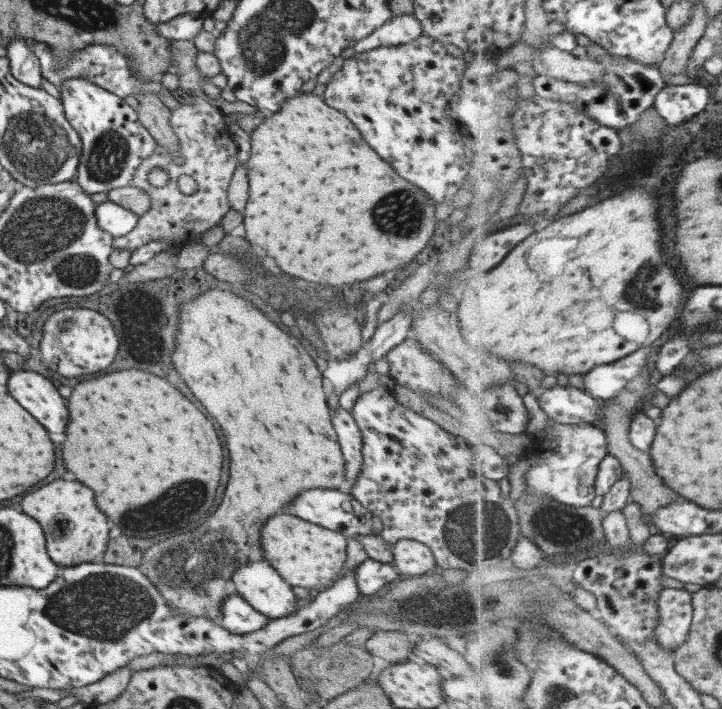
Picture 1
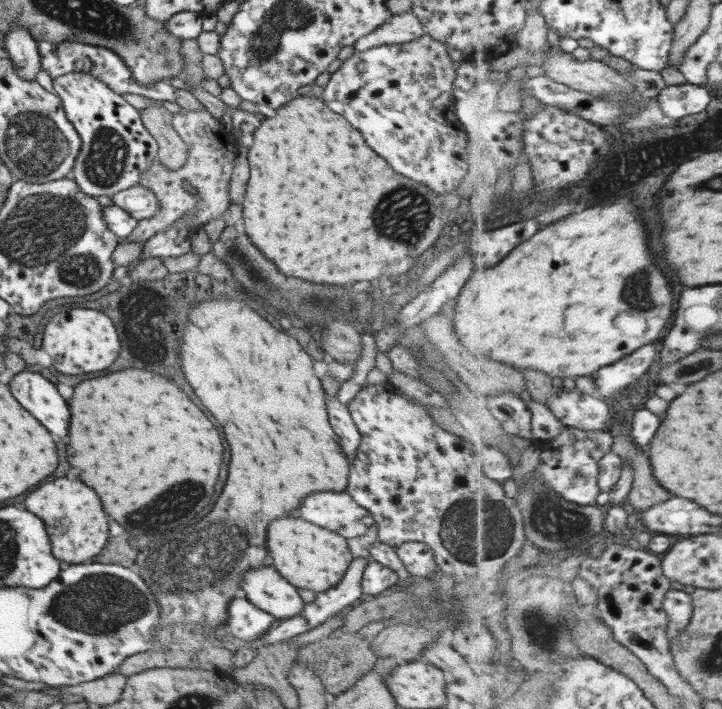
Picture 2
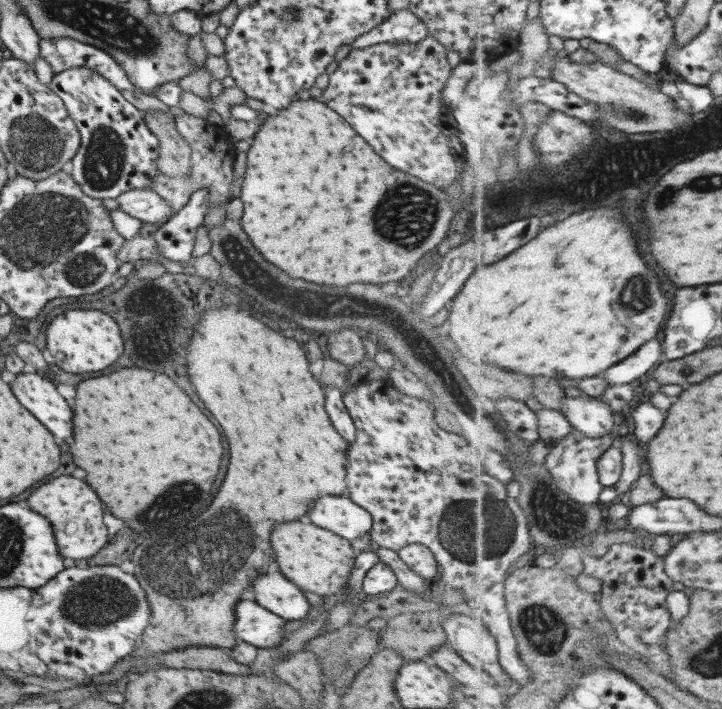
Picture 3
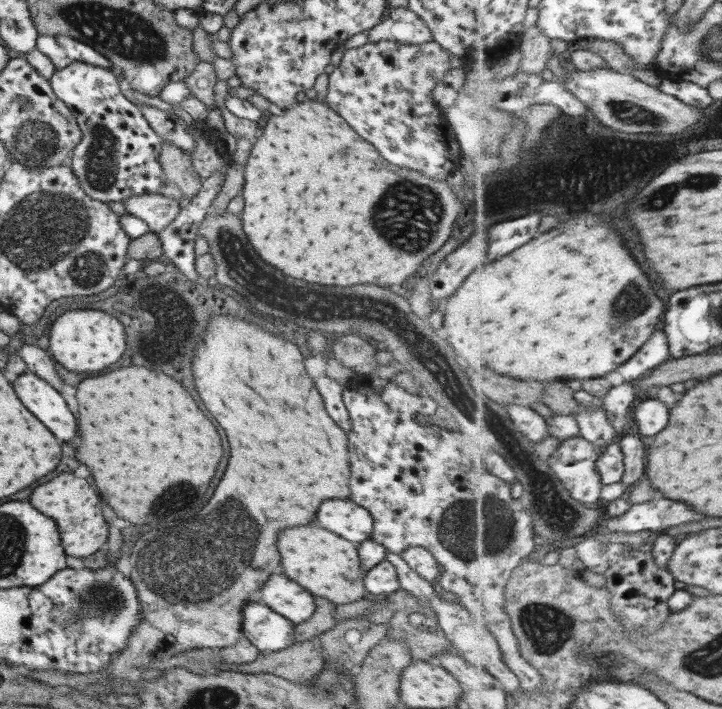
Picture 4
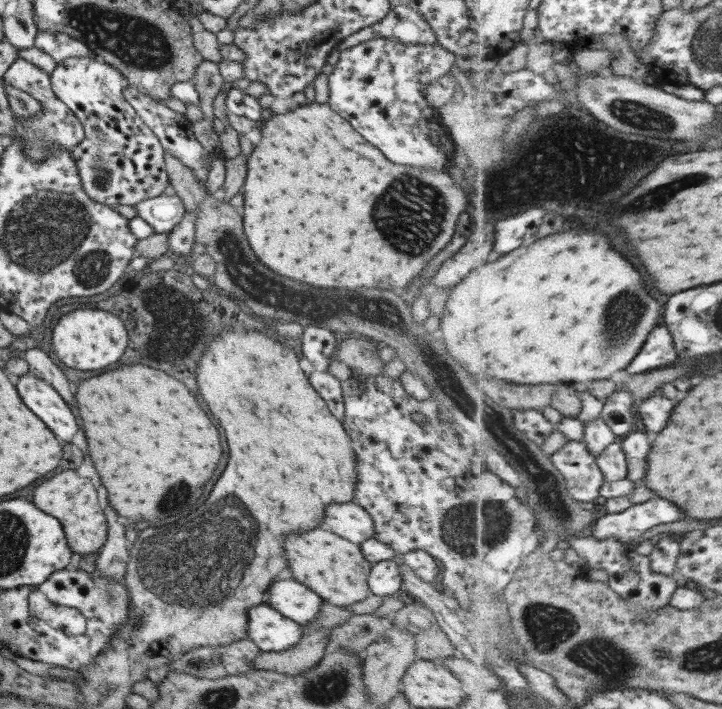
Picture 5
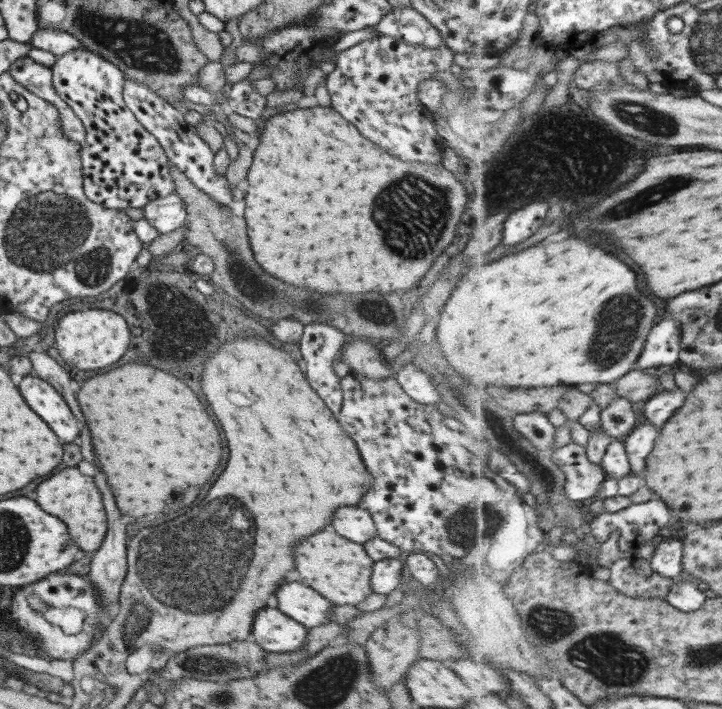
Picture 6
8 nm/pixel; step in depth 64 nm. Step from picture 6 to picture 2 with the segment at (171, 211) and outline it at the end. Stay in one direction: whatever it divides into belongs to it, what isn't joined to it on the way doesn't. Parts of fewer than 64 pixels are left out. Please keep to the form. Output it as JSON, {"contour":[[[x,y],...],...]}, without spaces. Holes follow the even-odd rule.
{"contour":[[[139,184],[111,194],[110,199],[113,205],[125,210],[135,220],[151,218],[155,212],[159,212],[155,194]]]}

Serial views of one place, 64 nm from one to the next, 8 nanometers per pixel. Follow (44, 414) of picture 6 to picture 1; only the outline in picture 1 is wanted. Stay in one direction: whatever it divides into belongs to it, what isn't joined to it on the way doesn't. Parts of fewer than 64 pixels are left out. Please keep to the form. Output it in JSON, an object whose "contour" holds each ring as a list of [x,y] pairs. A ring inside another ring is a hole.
{"contour":[[[15,372],[7,380],[9,394],[23,406],[49,434],[63,434],[67,408],[55,386],[35,372]]]}

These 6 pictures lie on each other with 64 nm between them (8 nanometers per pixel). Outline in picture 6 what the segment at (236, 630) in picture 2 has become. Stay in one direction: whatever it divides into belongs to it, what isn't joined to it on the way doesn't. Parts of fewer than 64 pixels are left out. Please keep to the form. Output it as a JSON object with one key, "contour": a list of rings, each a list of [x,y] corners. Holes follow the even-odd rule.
{"contour":[[[270,604],[255,612],[250,639],[267,653],[295,652],[305,644],[308,629]]]}

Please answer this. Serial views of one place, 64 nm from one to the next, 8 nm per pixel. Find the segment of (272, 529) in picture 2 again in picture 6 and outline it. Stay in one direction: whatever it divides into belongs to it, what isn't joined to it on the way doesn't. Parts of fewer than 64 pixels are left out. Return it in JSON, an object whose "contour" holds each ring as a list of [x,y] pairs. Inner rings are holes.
{"contour":[[[317,532],[295,546],[293,558],[301,580],[332,605],[355,605],[372,593],[370,577],[374,561],[367,556],[362,544],[343,540],[331,532]]]}

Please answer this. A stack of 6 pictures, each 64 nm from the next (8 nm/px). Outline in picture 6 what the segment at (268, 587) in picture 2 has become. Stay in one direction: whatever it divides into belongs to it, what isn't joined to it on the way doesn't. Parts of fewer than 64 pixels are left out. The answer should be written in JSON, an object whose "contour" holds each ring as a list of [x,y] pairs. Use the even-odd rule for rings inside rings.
{"contour":[[[297,582],[281,584],[271,604],[275,604],[277,610],[307,629],[327,623],[332,606],[318,592]]]}

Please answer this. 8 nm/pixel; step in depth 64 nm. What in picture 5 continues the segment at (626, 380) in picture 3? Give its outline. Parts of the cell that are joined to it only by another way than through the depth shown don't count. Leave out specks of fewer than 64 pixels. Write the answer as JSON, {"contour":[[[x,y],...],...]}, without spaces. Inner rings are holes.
{"contour":[[[667,323],[659,325],[651,331],[642,351],[626,368],[627,374],[641,374],[647,370],[659,369],[673,364],[680,359],[678,348],[675,347],[675,337]]]}

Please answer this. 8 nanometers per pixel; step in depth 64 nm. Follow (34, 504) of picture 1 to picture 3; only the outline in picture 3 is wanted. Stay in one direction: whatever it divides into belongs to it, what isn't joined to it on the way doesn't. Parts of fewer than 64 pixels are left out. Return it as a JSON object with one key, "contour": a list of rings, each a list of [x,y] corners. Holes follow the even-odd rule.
{"contour":[[[73,476],[53,478],[51,482],[35,488],[29,494],[27,506],[51,522],[55,545],[63,558],[87,559],[108,542],[105,524],[101,522],[101,502],[95,496],[95,492],[79,478]]]}

